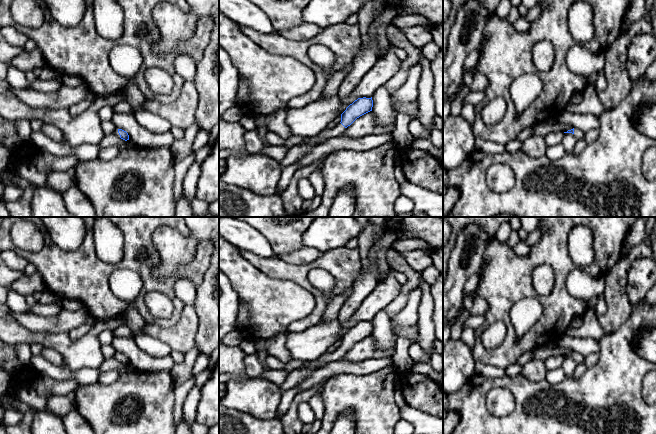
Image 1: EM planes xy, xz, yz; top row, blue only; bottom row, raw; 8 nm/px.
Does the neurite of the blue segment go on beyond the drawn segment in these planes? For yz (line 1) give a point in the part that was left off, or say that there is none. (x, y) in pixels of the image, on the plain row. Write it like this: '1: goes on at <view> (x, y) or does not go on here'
1: goes on at yz (578, 358)

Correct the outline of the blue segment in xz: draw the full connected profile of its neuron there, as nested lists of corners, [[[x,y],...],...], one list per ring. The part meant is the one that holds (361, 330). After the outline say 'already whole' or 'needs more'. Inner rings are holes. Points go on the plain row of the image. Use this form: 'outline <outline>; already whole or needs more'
outline [[[358,322],[350,328],[341,338],[341,346],[333,353],[325,353],[321,357],[313,361],[290,360],[285,364],[285,371],[290,372],[307,367],[320,367],[324,362],[340,360],[340,358],[350,350],[357,342],[372,335],[373,324],[371,322]]]; needs more

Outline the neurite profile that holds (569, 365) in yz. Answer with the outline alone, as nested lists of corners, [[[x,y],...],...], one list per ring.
[[[565,357],[561,368],[567,377],[572,377],[577,364],[572,357]]]

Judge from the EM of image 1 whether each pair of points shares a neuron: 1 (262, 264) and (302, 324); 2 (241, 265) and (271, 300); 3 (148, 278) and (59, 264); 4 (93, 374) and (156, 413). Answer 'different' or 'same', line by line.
1: same
2: same
3: same
4: different

